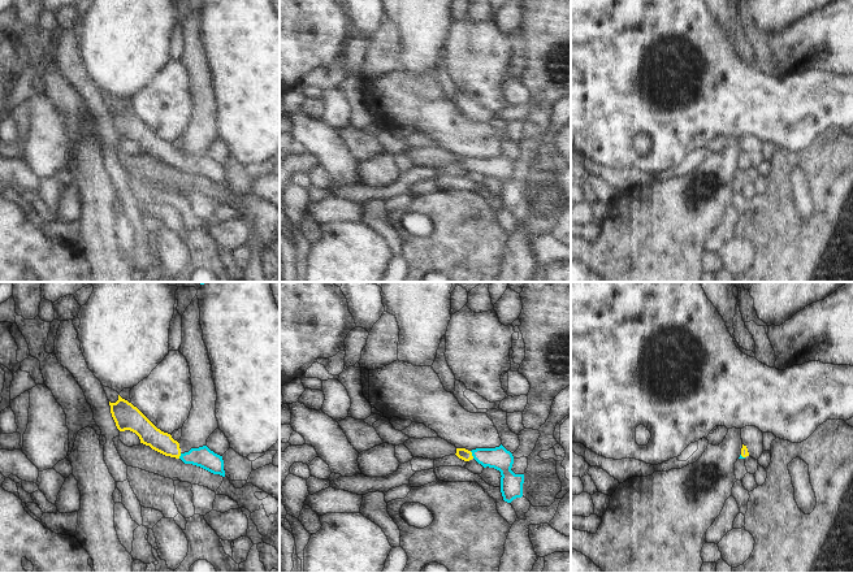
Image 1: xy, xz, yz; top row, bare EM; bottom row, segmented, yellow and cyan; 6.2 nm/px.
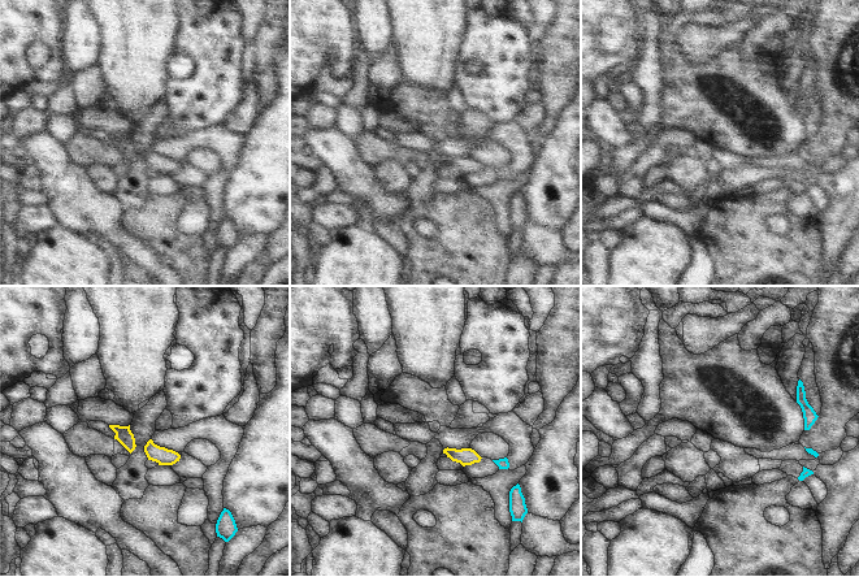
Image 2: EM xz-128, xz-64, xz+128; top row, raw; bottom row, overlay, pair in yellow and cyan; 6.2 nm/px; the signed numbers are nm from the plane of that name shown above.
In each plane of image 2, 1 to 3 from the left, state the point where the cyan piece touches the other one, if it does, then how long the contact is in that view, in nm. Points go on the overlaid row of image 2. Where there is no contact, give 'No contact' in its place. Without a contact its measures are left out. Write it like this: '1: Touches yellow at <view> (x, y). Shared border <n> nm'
1: No contact
2: No contact
3: No contact.

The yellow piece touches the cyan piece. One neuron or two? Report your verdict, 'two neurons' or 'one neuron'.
one neuron

